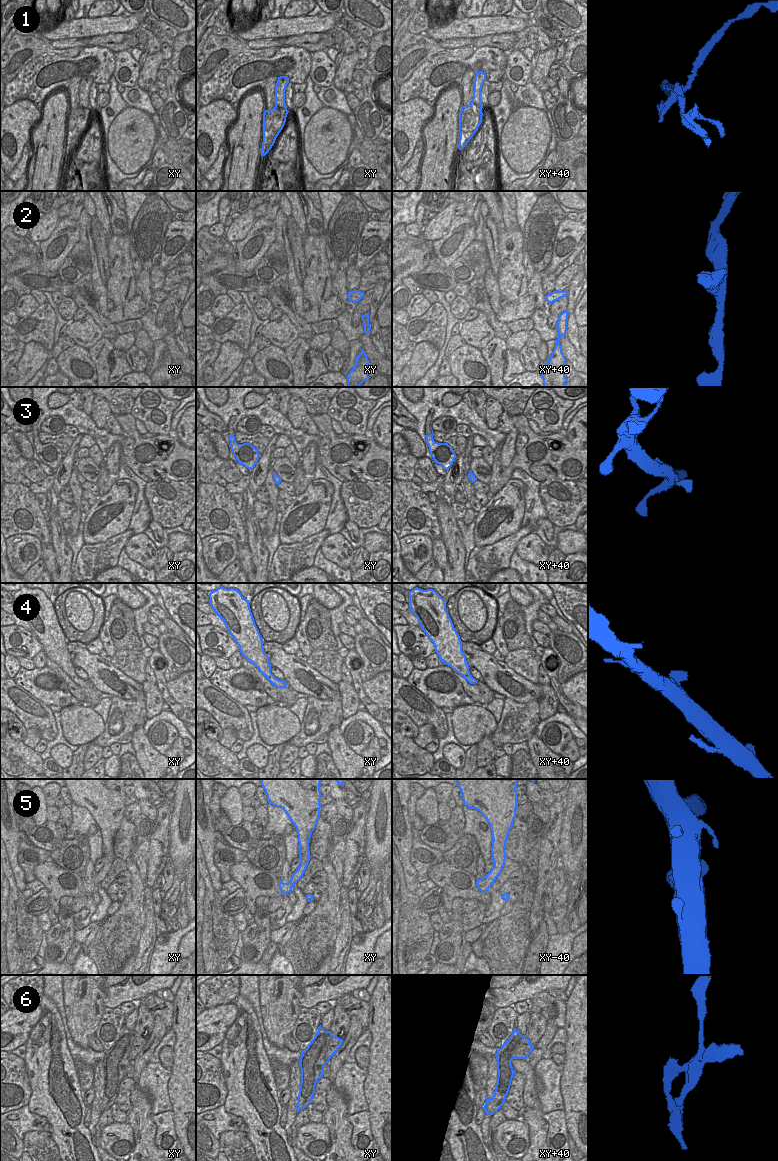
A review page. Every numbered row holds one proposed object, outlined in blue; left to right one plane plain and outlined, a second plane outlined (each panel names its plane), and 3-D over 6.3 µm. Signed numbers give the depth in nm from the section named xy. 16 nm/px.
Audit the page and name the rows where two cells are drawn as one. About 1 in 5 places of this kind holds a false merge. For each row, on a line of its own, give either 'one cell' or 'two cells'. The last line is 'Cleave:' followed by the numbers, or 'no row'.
1: two cells
2: one cell
3: one cell
4: one cell
5: one cell
6: two cells
Cleave: 1, 6

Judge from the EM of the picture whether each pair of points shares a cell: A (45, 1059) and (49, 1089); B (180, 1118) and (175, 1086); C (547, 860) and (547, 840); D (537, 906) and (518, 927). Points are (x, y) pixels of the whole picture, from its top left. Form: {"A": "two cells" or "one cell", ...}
{"A": "one cell", "B": "one cell", "C": "one cell", "D": "two cells"}

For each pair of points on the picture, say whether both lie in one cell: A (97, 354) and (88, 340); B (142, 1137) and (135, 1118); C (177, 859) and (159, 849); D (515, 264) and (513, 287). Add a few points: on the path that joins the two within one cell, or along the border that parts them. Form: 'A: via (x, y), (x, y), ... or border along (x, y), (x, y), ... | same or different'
A: border along (102, 336), (88, 349) | different
B: via (142, 1132), (142, 1125), (140, 1123) | same
C: border along (169, 831), (168, 856) | different
D: via (514, 270), (513, 281) | same

